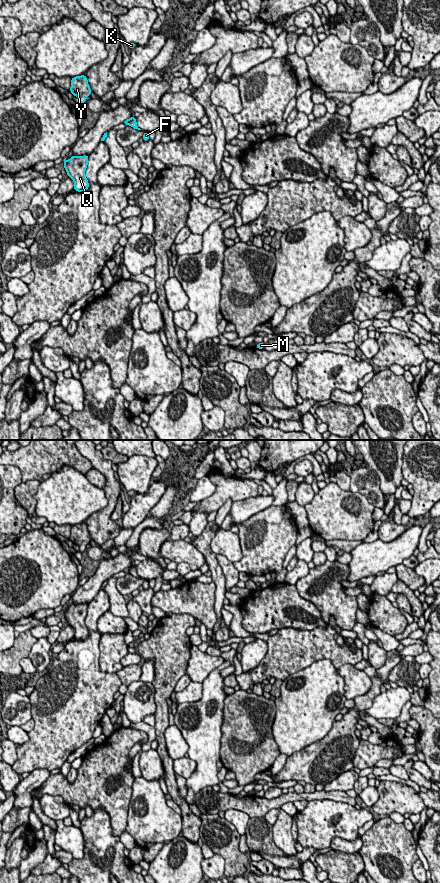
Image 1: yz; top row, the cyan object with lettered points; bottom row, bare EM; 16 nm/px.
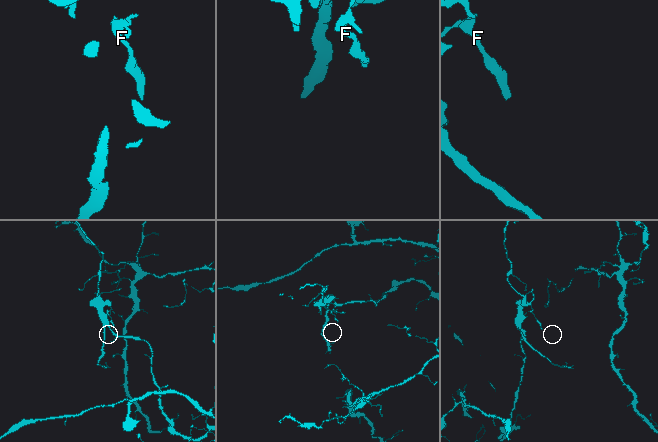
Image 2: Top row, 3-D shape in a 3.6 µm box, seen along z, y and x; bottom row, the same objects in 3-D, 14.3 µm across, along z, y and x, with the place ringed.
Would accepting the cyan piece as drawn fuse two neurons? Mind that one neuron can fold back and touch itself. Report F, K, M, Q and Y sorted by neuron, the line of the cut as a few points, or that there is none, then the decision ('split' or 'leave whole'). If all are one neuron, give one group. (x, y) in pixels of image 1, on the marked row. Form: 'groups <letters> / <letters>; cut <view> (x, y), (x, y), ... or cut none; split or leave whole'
groups F / K M Q Y; cut yz (133, 117), (128, 124); split

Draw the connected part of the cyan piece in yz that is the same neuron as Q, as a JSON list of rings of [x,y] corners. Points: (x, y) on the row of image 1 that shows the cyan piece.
[[[74,155],[67,161],[64,159],[64,168],[68,177],[74,181],[74,190],[85,192],[89,188],[88,180],[85,176],[85,171],[88,165],[89,155],[78,156]]]

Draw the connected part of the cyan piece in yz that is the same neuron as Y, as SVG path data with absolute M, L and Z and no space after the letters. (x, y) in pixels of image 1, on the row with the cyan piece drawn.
M85 75L76 76L71 78L70 92L79 98L79 104L83 105L86 98L90 96L92 90L88 84L87 77Z

